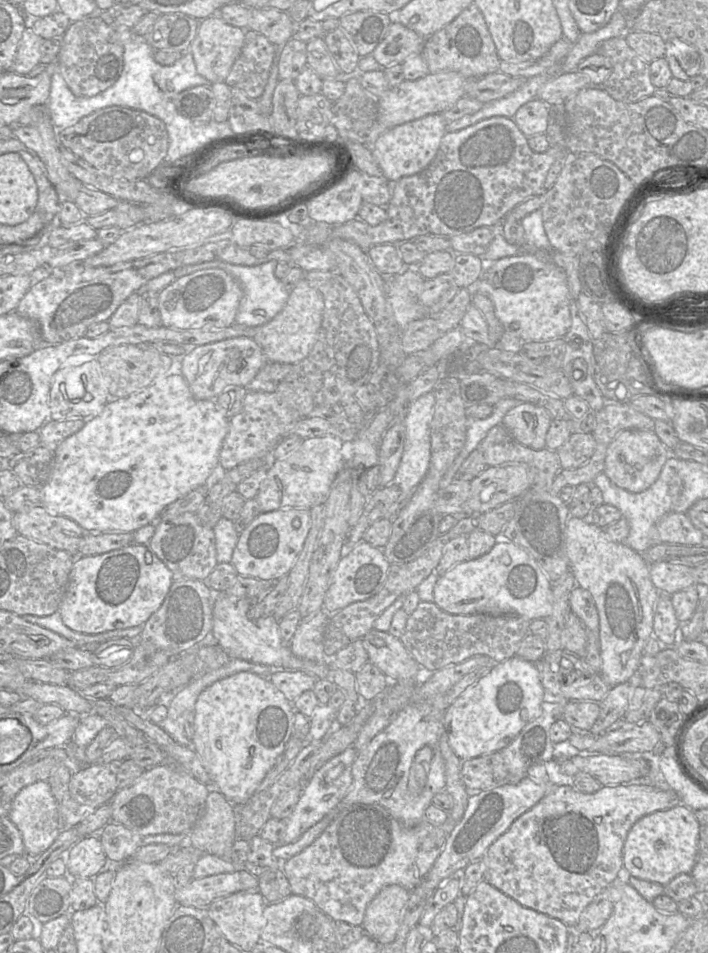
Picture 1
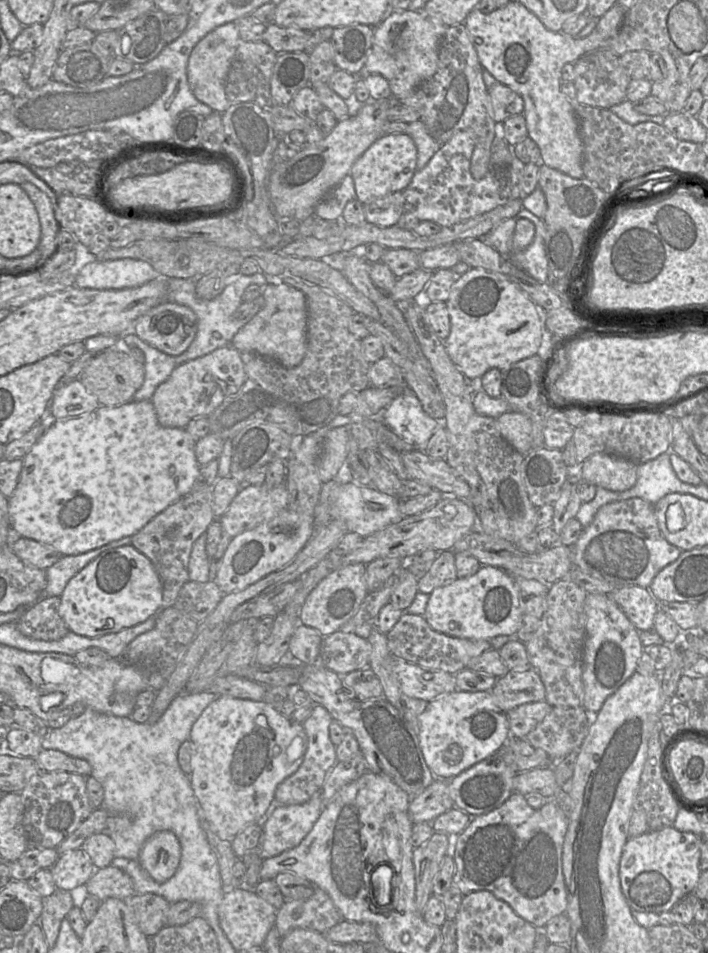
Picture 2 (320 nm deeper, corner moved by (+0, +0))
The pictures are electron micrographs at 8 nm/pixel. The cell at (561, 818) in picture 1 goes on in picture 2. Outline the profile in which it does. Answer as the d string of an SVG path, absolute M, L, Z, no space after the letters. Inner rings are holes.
M513 792L498 808L472 817L465 830L454 837L455 874L452 885L463 895L475 891L490 891L534 927L544 927L552 918L564 914L567 908L562 851L568 823L568 816L555 801L535 810L528 805L525 795Z

